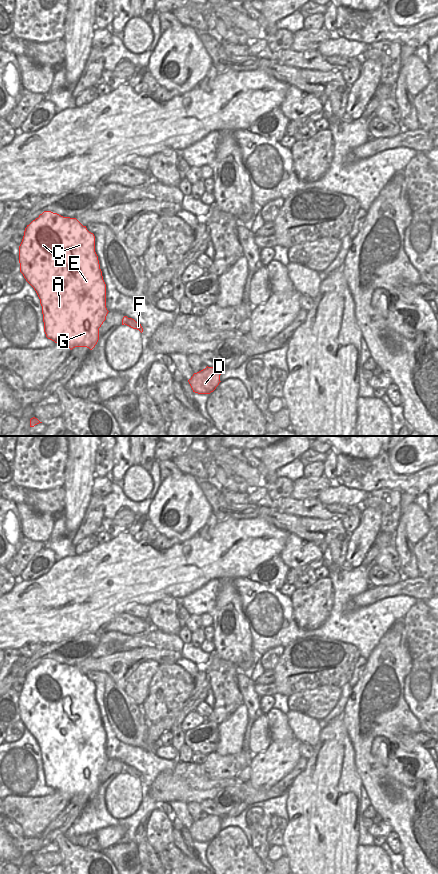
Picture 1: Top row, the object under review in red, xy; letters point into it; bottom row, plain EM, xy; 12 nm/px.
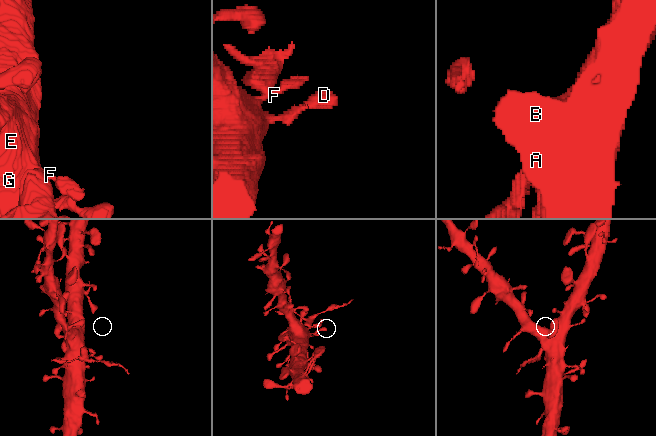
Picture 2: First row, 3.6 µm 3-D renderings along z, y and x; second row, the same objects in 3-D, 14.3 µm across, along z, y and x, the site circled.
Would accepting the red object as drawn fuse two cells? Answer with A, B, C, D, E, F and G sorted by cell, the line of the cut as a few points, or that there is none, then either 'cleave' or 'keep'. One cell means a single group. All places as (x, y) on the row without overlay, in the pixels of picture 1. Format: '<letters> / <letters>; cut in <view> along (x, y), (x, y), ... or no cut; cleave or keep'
A B C D E G / F; cut in xy along (129, 766), (124, 771); cleave

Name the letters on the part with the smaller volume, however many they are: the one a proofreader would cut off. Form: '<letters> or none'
F

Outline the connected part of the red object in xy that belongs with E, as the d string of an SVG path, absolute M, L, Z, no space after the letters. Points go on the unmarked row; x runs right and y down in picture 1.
M44 659L24 679L19 694L20 720L34 736L42 754L44 780L55 791L92 798L99 788L99 776L106 768L106 732L103 728L98 704L95 700L95 684L76 666L63 665L51 659Z

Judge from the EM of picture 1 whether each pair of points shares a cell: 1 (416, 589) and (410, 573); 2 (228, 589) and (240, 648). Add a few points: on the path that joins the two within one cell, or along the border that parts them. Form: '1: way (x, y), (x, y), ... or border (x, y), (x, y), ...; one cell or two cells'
1: border (419, 575), (401, 580); two cells
2: way (234, 604), (236, 633); one cell

